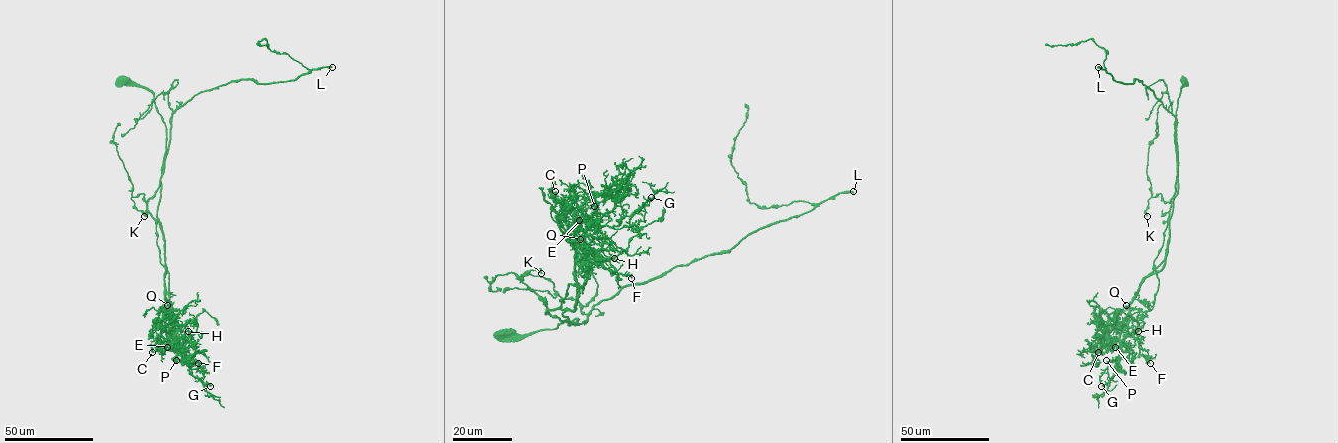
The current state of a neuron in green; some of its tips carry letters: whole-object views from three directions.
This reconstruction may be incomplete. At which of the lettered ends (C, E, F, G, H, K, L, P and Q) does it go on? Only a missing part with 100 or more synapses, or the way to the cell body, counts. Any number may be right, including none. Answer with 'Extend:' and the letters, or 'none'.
Extend: L

